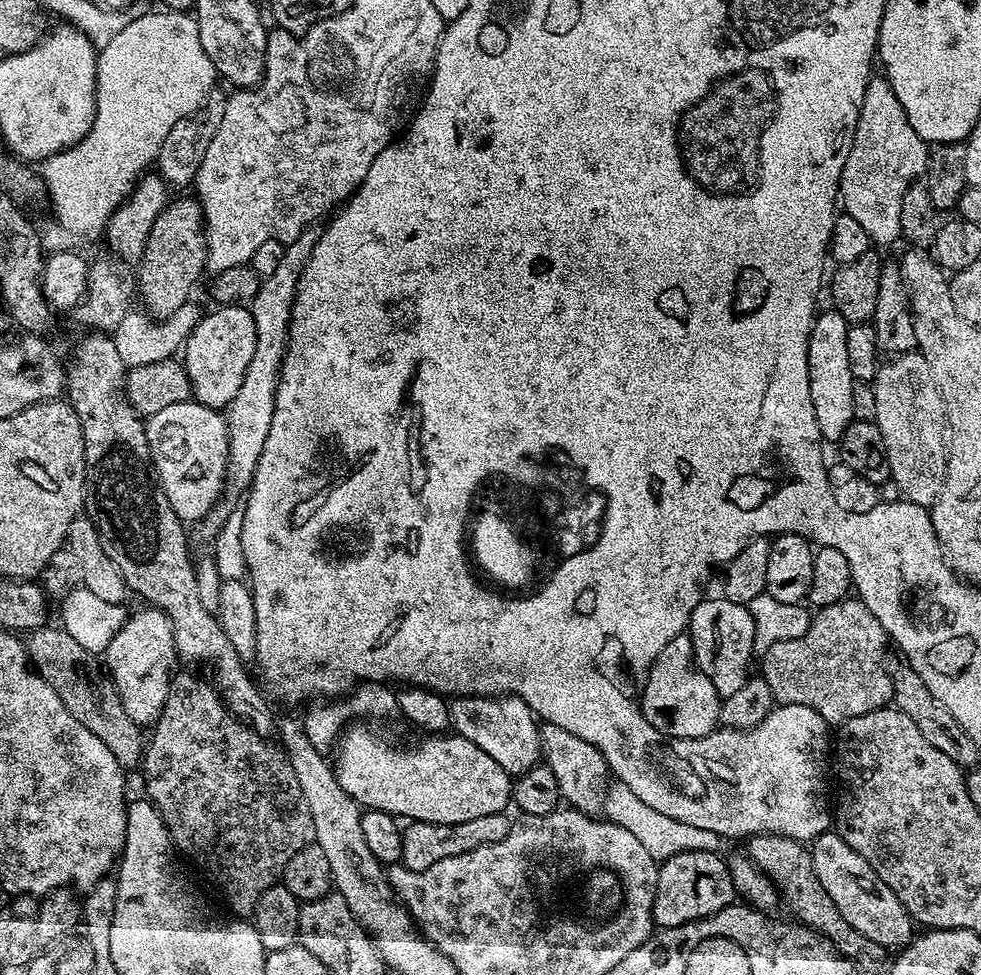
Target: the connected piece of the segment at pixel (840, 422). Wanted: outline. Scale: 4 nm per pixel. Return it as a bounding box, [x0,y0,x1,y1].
[808,310,854,442]

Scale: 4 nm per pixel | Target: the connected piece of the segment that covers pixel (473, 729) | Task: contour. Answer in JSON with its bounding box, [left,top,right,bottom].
[451,702,542,778]

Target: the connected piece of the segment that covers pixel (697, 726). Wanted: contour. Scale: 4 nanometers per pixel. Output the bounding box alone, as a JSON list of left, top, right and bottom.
[638,634,722,742]

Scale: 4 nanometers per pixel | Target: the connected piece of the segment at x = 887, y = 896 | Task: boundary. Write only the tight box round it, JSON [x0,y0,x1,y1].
[810,830,914,950]

